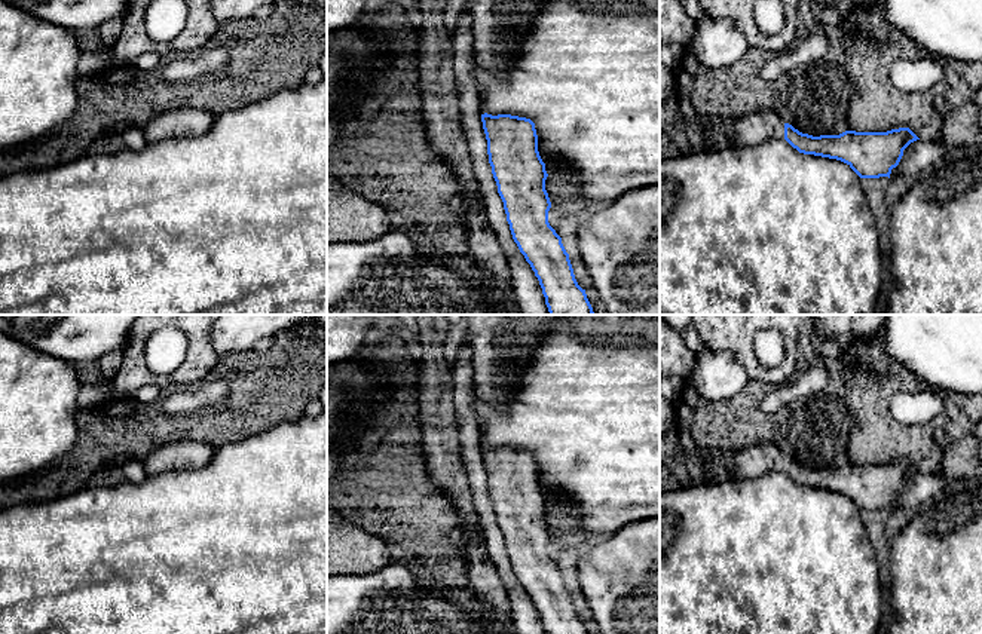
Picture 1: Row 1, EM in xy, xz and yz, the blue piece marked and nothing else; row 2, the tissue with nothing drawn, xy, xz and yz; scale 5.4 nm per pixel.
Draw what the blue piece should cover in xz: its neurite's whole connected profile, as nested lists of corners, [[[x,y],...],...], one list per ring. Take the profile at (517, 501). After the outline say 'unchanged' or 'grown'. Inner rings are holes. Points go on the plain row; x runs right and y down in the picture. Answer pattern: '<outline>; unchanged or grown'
[[[481,447],[487,472],[489,496],[504,535],[507,554],[514,575],[539,613],[545,634],[588,634],[573,607],[562,570],[548,555],[551,535],[545,523],[548,509],[538,484],[538,468],[530,451],[511,447]]]; unchanged

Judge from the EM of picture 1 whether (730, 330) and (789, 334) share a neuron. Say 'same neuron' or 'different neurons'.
same neuron

